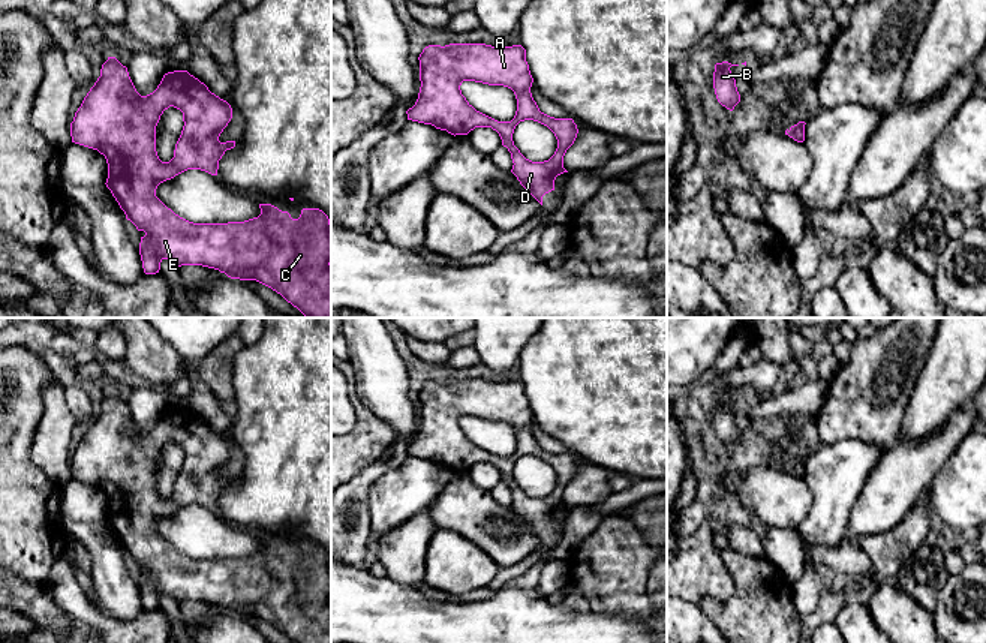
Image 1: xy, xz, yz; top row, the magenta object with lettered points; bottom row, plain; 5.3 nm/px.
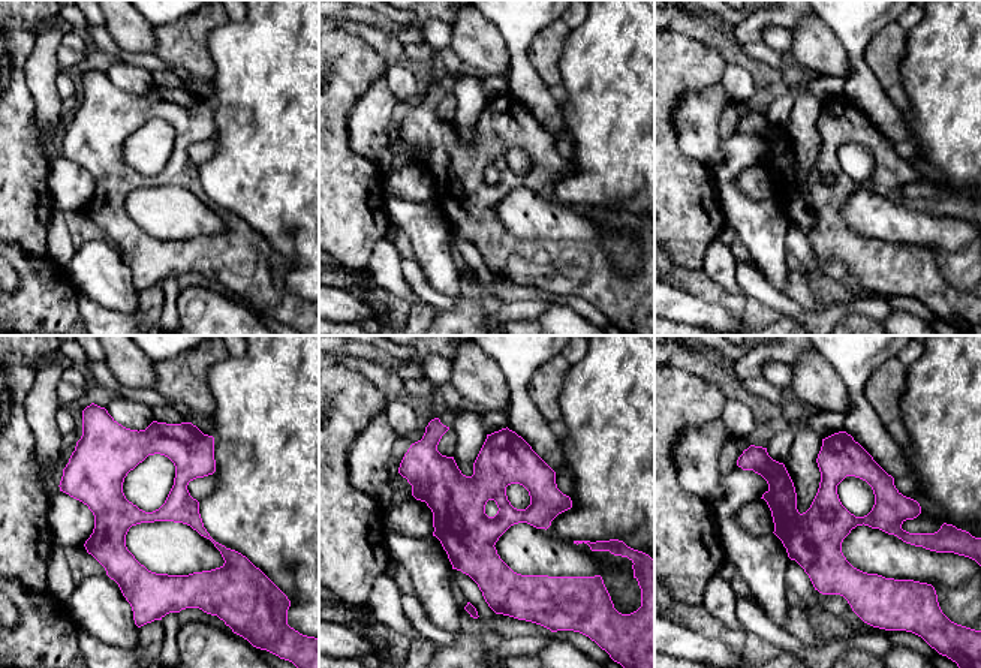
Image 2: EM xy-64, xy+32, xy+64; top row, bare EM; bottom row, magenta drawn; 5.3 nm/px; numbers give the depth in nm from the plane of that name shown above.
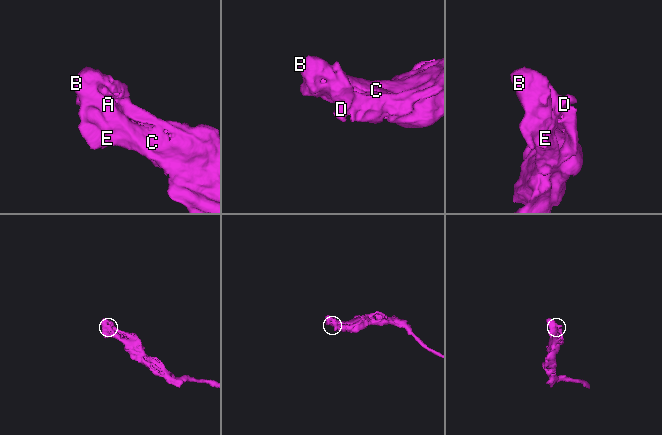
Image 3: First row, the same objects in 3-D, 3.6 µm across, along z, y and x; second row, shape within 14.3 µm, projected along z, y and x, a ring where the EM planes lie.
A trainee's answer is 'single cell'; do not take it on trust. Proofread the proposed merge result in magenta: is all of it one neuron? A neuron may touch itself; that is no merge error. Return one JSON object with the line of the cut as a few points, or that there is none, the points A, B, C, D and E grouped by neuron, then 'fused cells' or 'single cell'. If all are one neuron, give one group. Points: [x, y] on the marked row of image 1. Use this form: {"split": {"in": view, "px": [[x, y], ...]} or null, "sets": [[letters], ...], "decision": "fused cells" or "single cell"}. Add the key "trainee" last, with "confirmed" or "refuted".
{"split": null, "sets": [["A", "B", "C", "D", "E"]], "decision": "single cell", "trainee": "confirmed"}

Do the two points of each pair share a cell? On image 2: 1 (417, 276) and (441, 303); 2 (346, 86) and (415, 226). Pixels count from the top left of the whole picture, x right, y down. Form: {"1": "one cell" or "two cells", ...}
{"1": "one cell", "2": "two cells"}

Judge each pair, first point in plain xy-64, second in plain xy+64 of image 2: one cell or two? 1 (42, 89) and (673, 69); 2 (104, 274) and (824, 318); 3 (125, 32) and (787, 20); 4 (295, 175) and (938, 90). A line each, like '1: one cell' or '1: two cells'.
1: two cells
2: two cells
3: two cells
4: one cell

